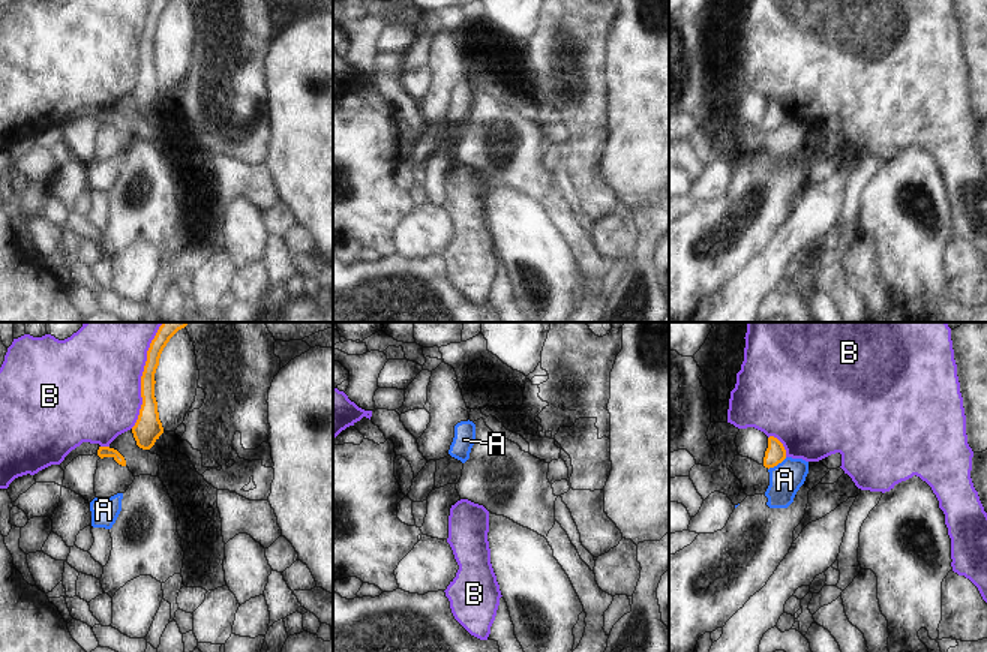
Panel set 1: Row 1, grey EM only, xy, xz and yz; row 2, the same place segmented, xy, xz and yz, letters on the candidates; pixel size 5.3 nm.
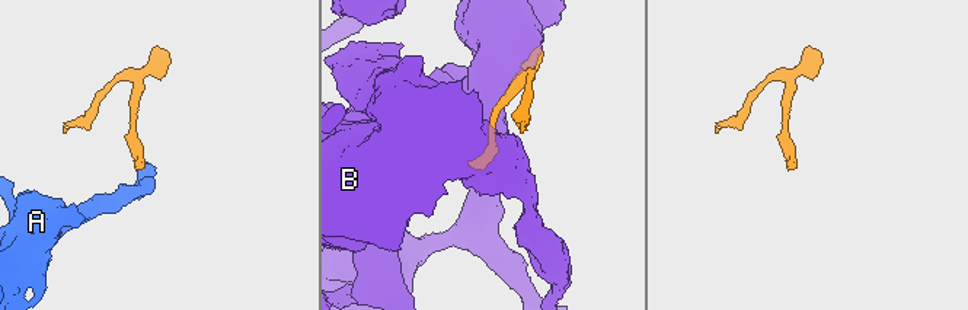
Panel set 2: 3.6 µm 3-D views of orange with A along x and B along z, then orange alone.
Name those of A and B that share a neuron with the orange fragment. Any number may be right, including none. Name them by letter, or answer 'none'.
none

